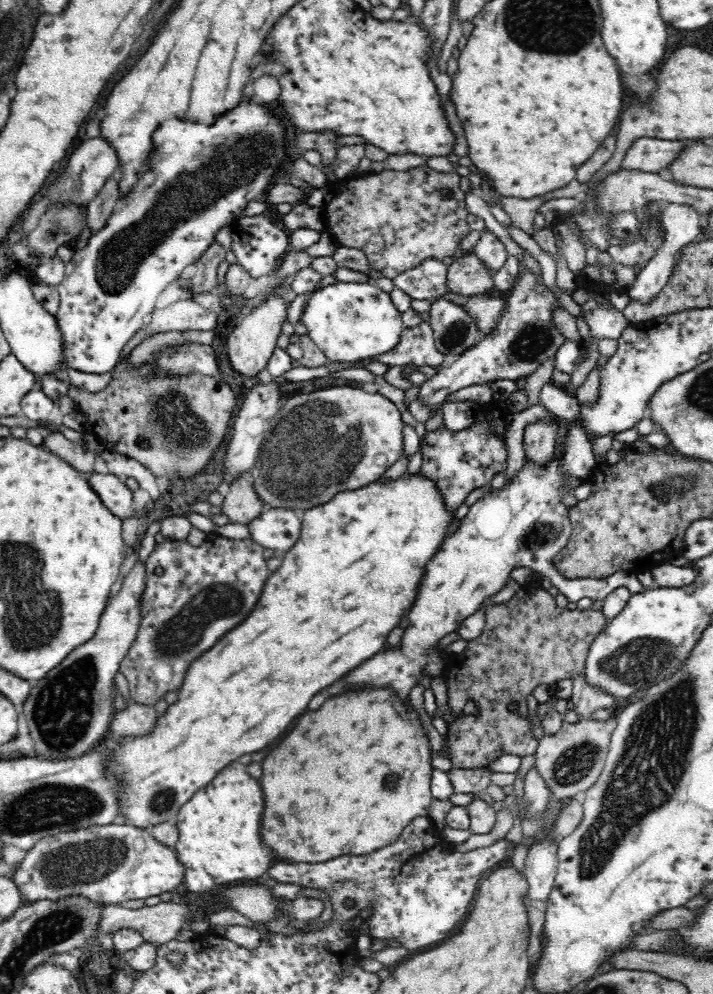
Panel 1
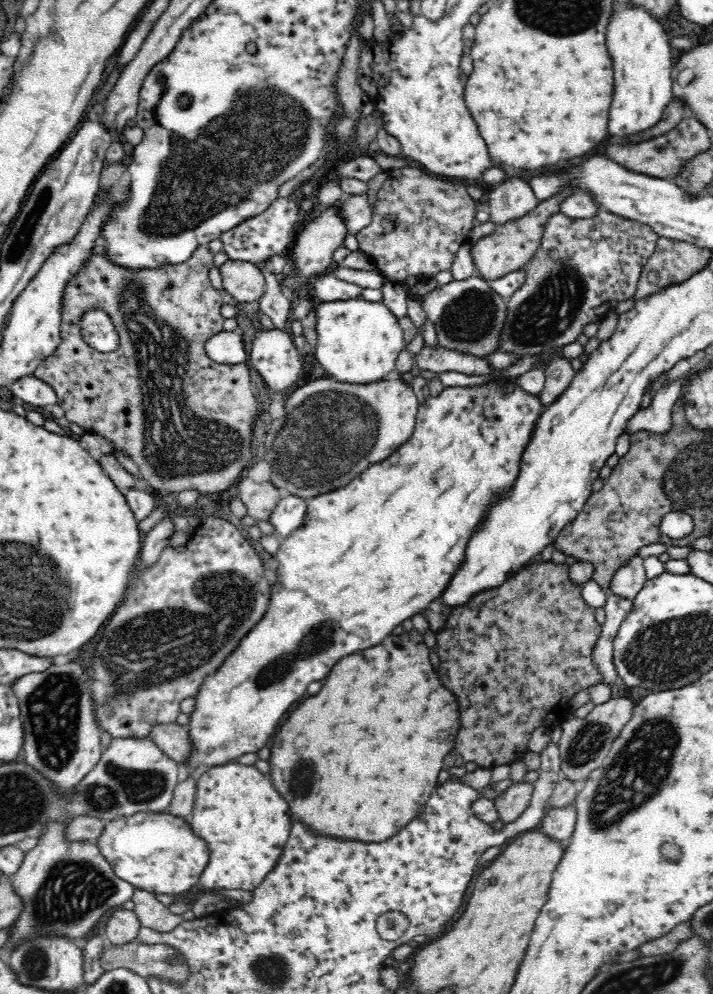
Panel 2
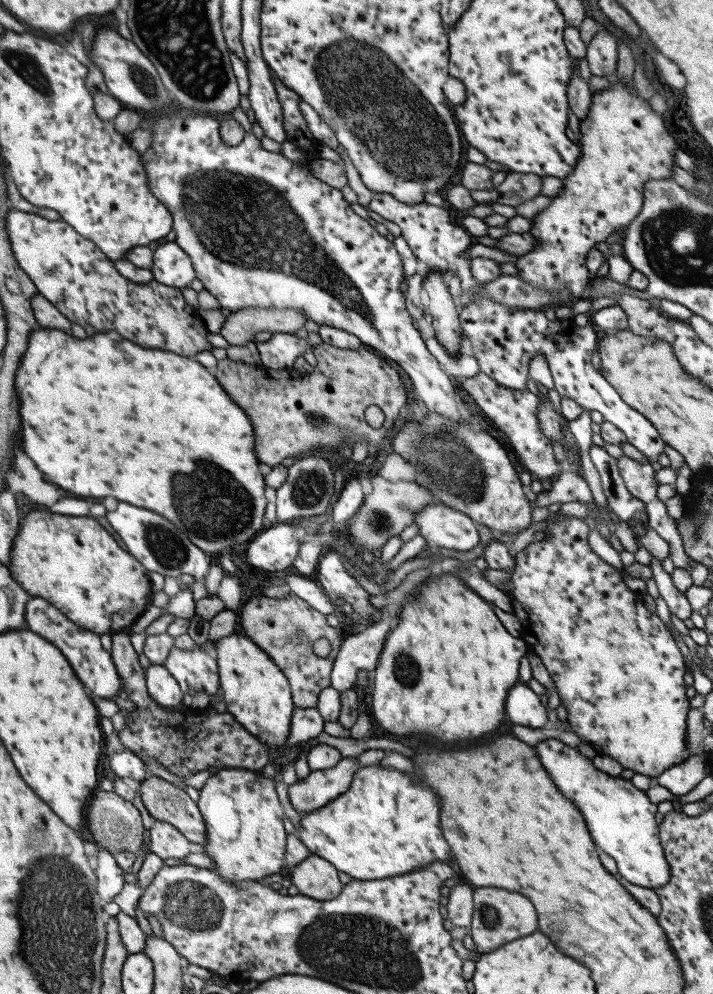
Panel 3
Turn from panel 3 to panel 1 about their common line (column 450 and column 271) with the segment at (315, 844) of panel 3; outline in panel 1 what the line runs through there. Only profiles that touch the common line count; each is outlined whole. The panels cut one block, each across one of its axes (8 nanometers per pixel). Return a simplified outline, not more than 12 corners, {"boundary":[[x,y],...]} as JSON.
{"boundary":[[240,762],[180,808],[192,896],[266,874],[260,782]]}

